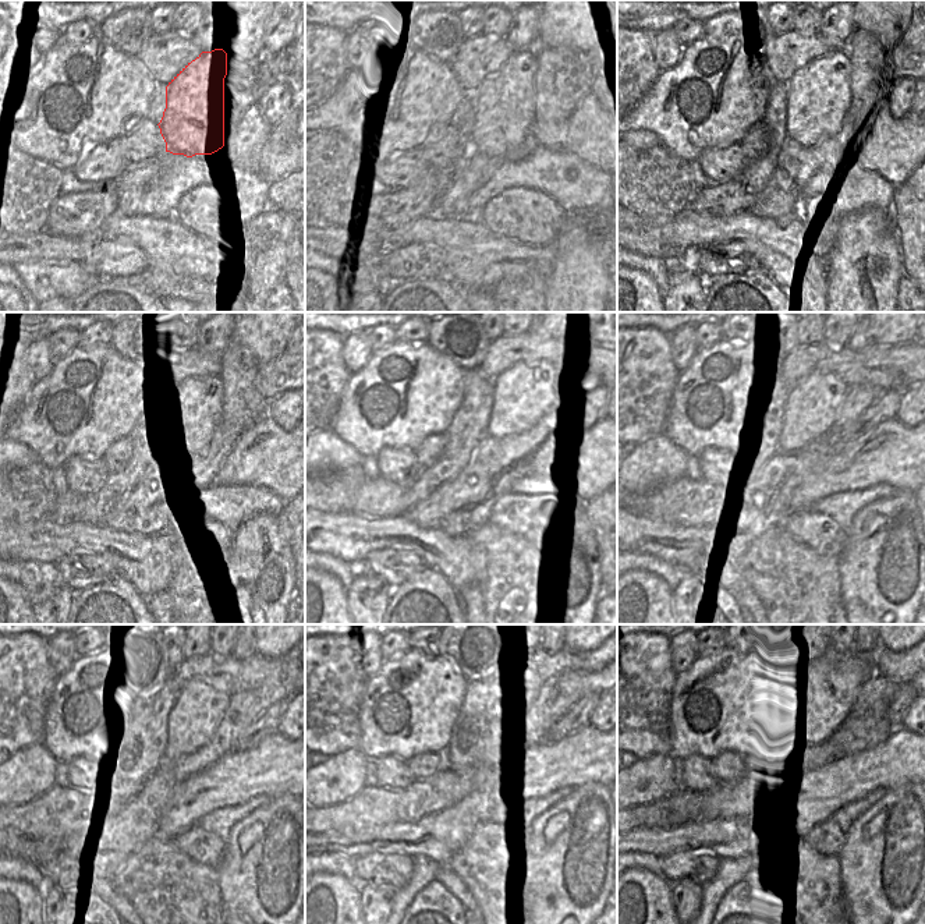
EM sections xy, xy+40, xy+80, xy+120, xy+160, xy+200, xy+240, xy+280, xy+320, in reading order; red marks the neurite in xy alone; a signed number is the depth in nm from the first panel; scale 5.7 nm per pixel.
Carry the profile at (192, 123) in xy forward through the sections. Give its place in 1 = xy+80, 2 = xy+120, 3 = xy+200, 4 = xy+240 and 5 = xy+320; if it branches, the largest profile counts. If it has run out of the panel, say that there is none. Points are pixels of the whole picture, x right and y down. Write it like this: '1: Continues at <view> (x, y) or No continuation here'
1: Continues at xy+80 (818, 96)
2: Continues at xy+120 (194, 407)
3: Continues at xy+200 (817, 400)
4: Continues at xy+240 (198, 708)
5: Continues at xy+320 (839, 683)

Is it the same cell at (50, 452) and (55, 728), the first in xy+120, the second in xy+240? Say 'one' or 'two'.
one

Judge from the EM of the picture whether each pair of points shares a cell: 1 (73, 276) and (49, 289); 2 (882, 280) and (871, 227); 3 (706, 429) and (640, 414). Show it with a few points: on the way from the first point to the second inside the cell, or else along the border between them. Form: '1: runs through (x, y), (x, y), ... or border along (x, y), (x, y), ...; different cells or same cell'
1: runs through (67, 279), (59, 279), (55, 283); same cell
2: runs through (888, 268), (888, 259), (878, 250), (878, 240); same cell
3: border along (674, 388), (670, 396), (667, 420), (661, 432); different cells

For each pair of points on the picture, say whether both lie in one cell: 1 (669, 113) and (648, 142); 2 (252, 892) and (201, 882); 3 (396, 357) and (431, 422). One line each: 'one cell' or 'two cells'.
1: two cells
2: two cells
3: one cell

